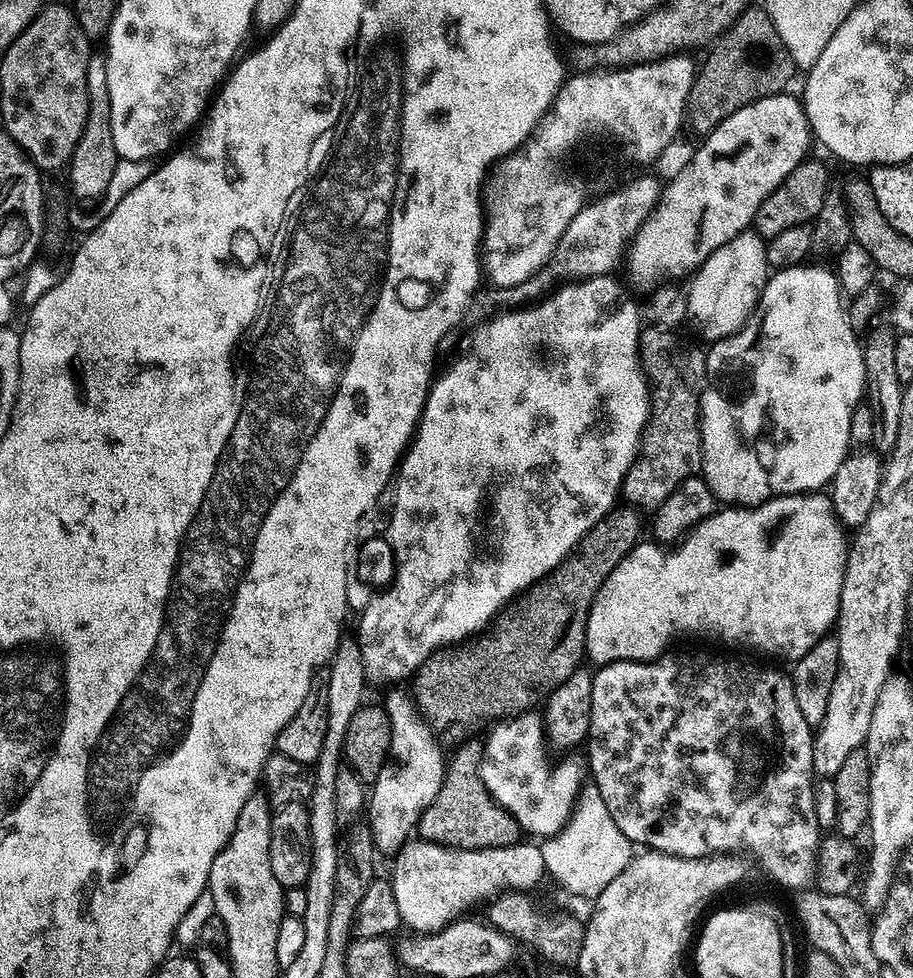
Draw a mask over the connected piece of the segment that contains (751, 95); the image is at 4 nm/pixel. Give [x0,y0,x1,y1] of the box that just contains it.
[690,6,794,133]

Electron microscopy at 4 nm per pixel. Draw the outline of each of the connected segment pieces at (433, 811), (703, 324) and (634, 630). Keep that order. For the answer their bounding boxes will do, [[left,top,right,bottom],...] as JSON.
[[418,740,522,852],[686,229,770,342],[586,491,850,665]]

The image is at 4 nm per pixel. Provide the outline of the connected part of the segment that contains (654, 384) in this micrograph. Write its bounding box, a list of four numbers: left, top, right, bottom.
[622,326,706,510]

